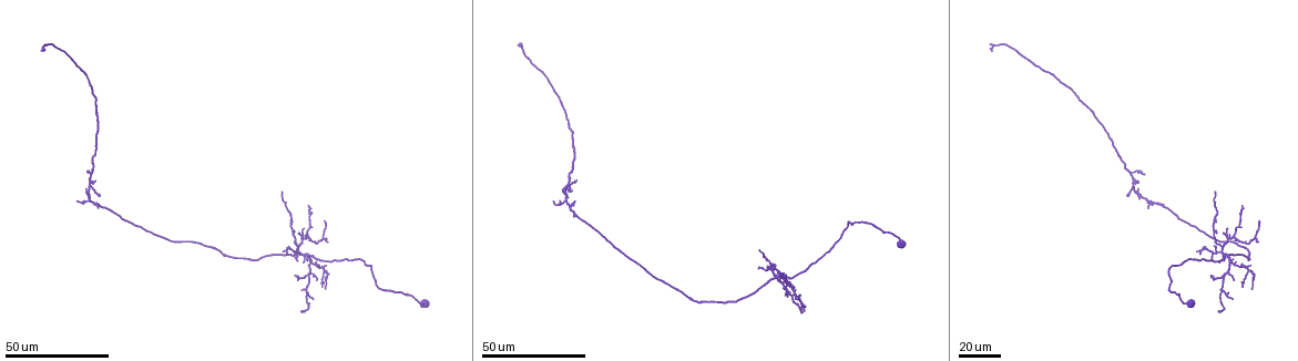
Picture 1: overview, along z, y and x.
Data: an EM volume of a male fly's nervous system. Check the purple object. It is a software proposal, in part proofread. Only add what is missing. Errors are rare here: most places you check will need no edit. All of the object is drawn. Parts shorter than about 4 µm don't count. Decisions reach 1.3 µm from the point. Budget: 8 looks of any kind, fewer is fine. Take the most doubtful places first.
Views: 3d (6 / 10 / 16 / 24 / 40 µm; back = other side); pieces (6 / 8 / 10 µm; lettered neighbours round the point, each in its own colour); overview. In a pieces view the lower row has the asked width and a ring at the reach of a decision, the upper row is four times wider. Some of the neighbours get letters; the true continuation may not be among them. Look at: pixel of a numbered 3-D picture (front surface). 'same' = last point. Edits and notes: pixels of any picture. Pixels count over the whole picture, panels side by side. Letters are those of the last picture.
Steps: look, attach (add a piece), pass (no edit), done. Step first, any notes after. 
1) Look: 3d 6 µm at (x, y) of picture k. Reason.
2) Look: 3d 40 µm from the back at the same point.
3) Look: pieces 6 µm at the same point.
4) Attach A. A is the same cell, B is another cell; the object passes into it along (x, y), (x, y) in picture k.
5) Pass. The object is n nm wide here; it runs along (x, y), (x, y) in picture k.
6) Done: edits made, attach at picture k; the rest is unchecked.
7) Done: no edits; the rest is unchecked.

Look: 3d 24 µm at (313, 298) of picture 1. Free end.

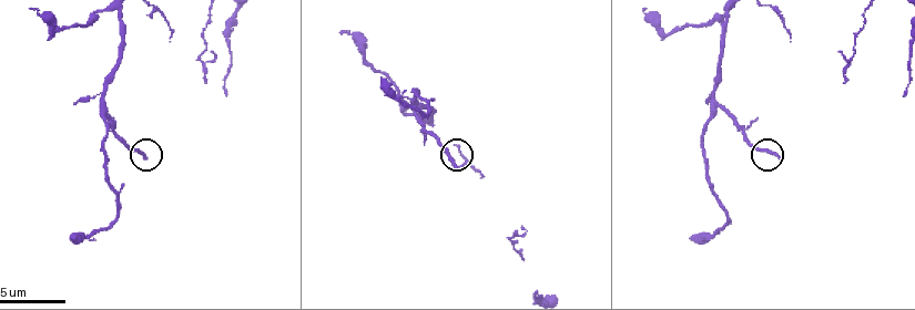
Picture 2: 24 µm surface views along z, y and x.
Look: pieces 8 µm at (457, 169) of picture 2.

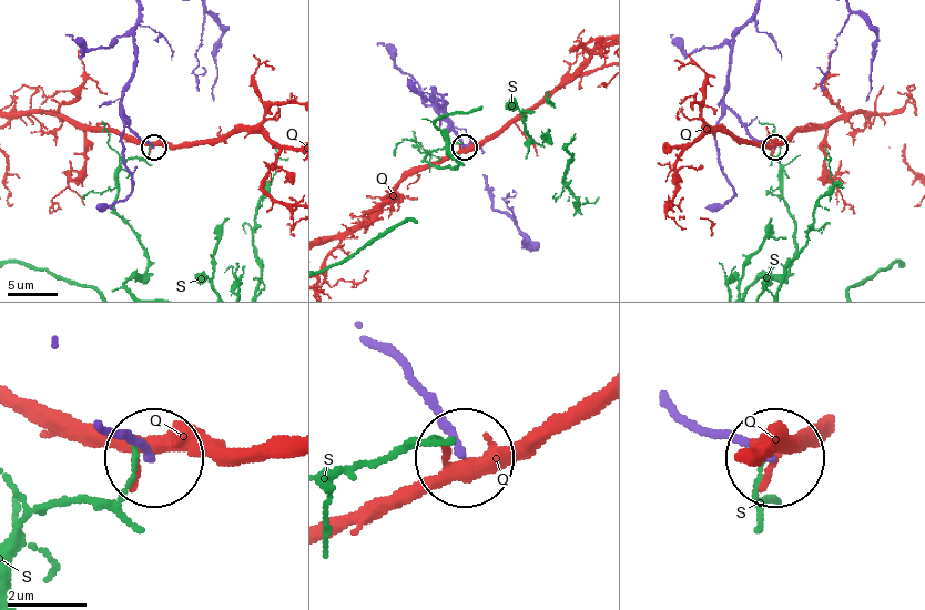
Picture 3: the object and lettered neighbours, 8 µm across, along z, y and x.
Pass. The object is 150 nm wide here; Q and S are other cells; it runs along (373, 341), (413, 380), (458, 457) in picture 3; none of them fits.

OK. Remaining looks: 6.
Look: pieces 10 µm at (75, 101) of picture 2.

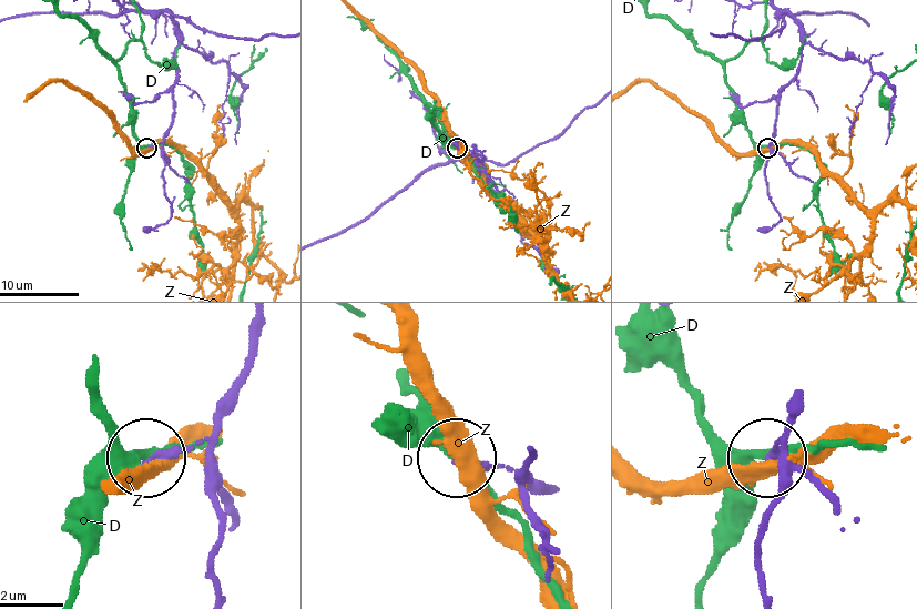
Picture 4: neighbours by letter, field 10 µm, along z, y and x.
Pass. D and Z are other cells; none of them fits.

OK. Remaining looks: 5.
Look: 3d 24 µm at (577, 180) of picture 1. An open end.

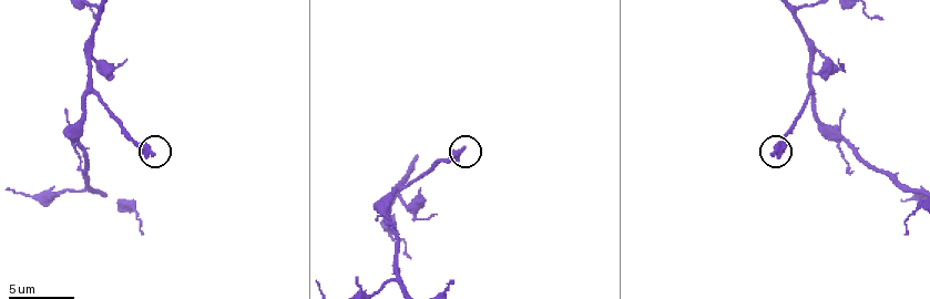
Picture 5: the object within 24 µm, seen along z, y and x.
Look: pieces 10 µm at (462, 148) of picture 5. See the neighbours.

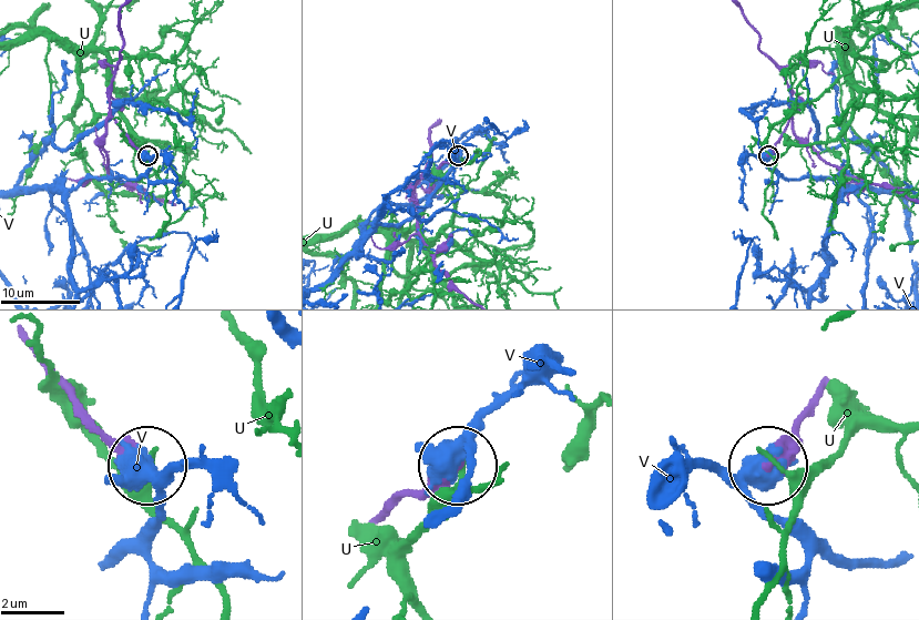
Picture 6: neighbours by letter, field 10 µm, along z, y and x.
Pass. U and V are other cells; it runs along (374, 520), (451, 464) in picture 6; none of them fits.

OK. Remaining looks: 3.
Look: 3d 40 µm at (517, 44) of picture 1. Long arm stops here.

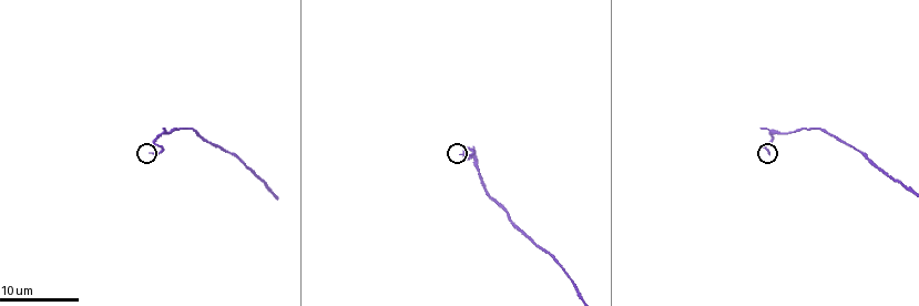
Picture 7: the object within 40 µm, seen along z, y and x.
Look: pieces 6 µm at (151, 153) of picture 7. See the neighbours.

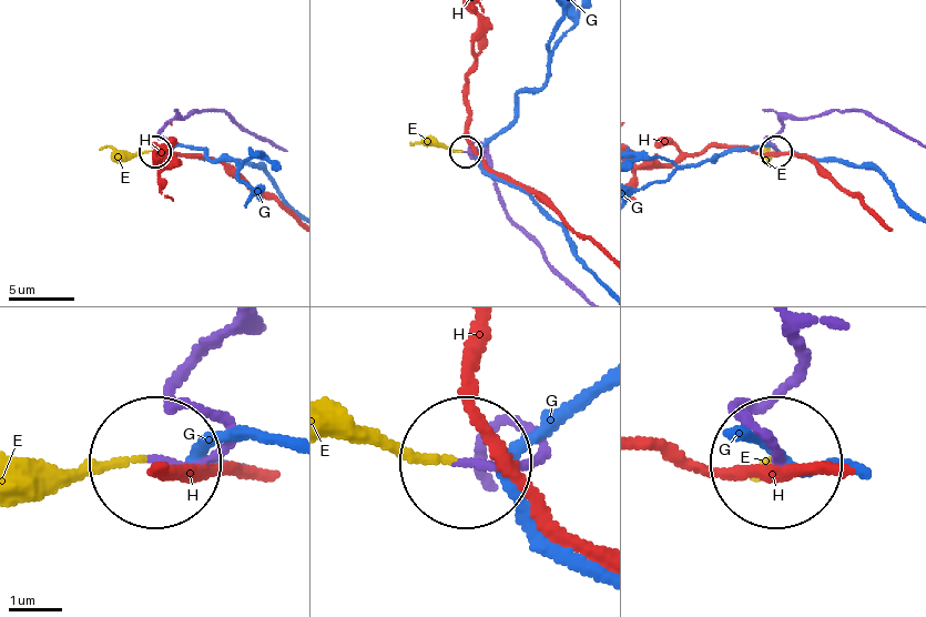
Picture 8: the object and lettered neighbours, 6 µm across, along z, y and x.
Attach E. E is the same cell, G and H are other cells; the object passes into it along (174, 402), (219, 428), (196, 459), (24, 468) in picture 8; it goes on there.

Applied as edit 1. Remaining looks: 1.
Done: edits made, attach at picture 8; the rest is unchecked.

